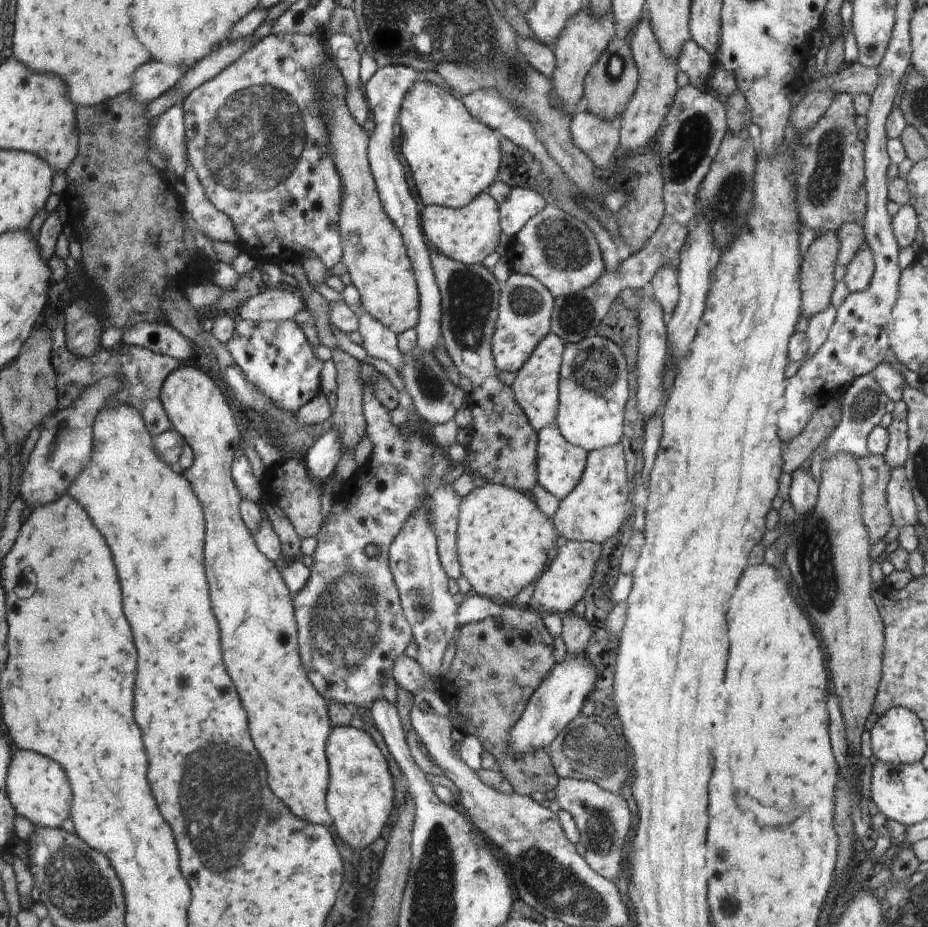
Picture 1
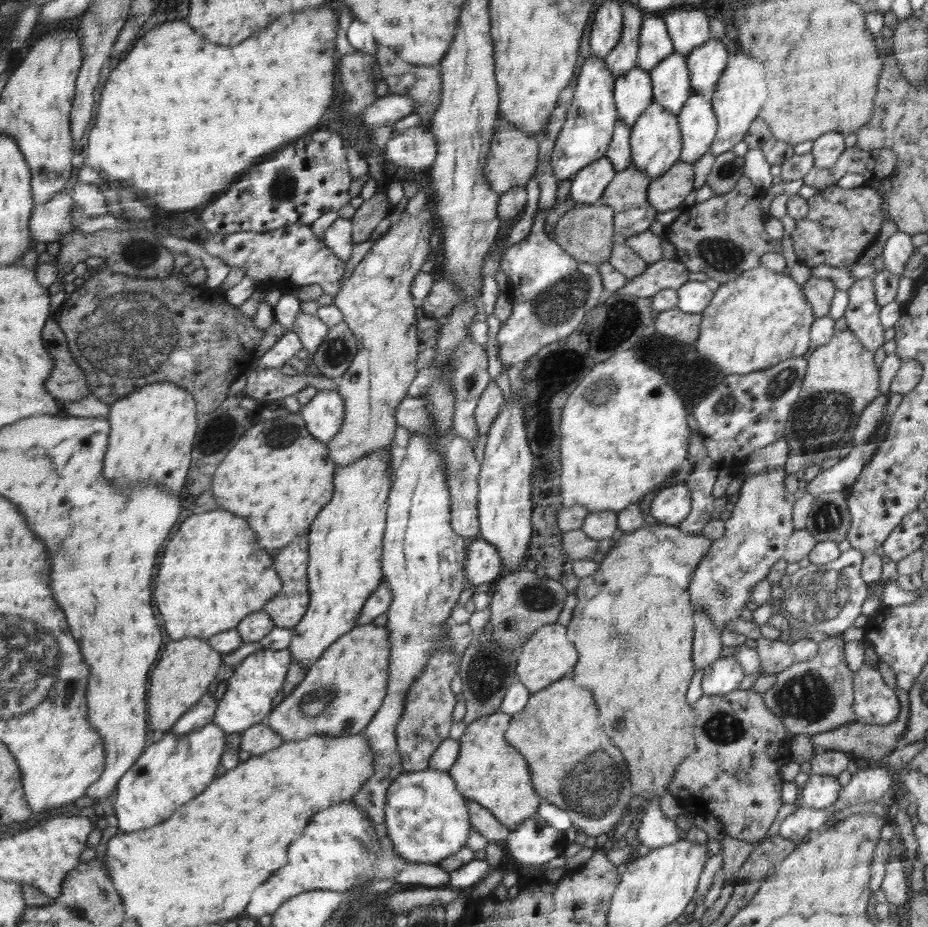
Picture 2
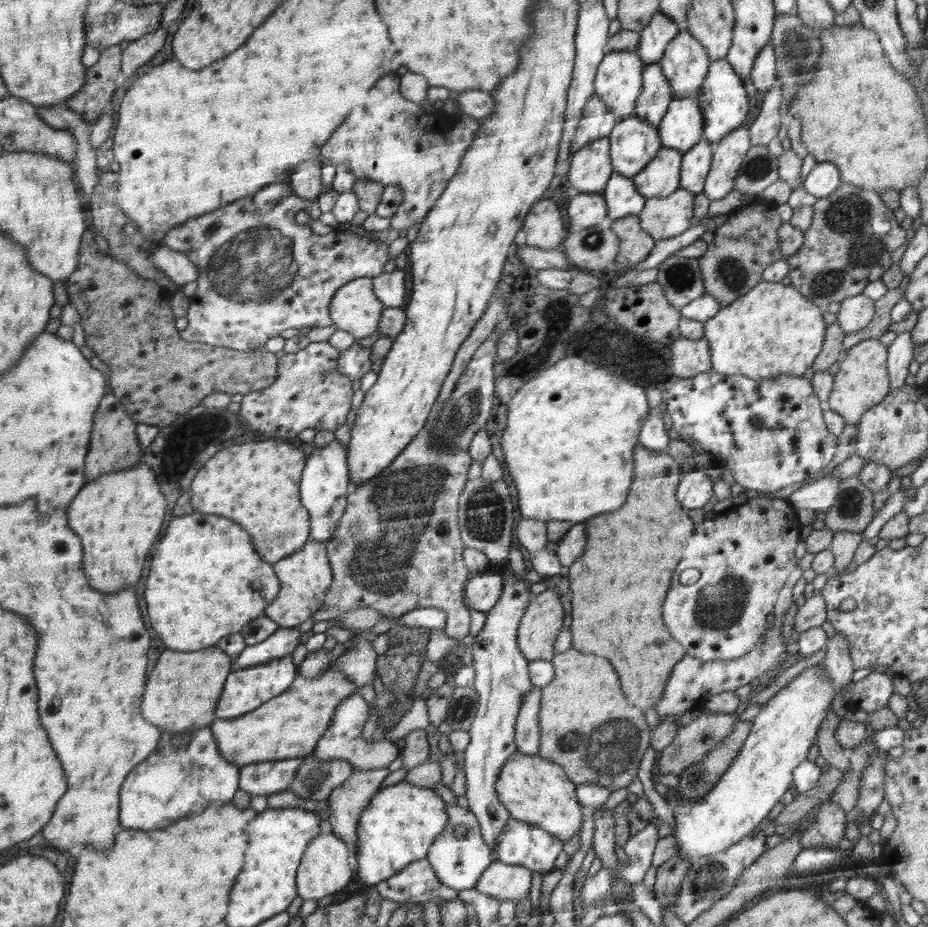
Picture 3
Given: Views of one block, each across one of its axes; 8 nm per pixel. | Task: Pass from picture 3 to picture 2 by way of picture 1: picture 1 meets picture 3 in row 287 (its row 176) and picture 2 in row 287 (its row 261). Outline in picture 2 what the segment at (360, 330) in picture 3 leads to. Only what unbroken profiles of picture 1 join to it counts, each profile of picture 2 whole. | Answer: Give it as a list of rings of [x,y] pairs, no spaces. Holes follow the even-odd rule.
[[[428,203],[419,214],[412,216],[404,212],[402,218],[392,222],[391,230],[380,240],[376,240],[362,258],[351,277],[346,279],[344,286],[334,296],[334,306],[343,314],[343,321],[353,332],[358,347],[356,356],[348,370],[342,374],[338,382],[339,397],[345,403],[343,426],[338,435],[327,443],[330,459],[336,468],[354,464],[364,456],[375,455],[376,451],[384,450],[394,438],[396,426],[396,409],[404,398],[416,377],[416,354],[418,354],[418,336],[416,336],[416,309],[418,302],[411,292],[412,283],[420,272],[420,266],[428,256],[428,236],[432,234],[432,214],[428,212]]]

